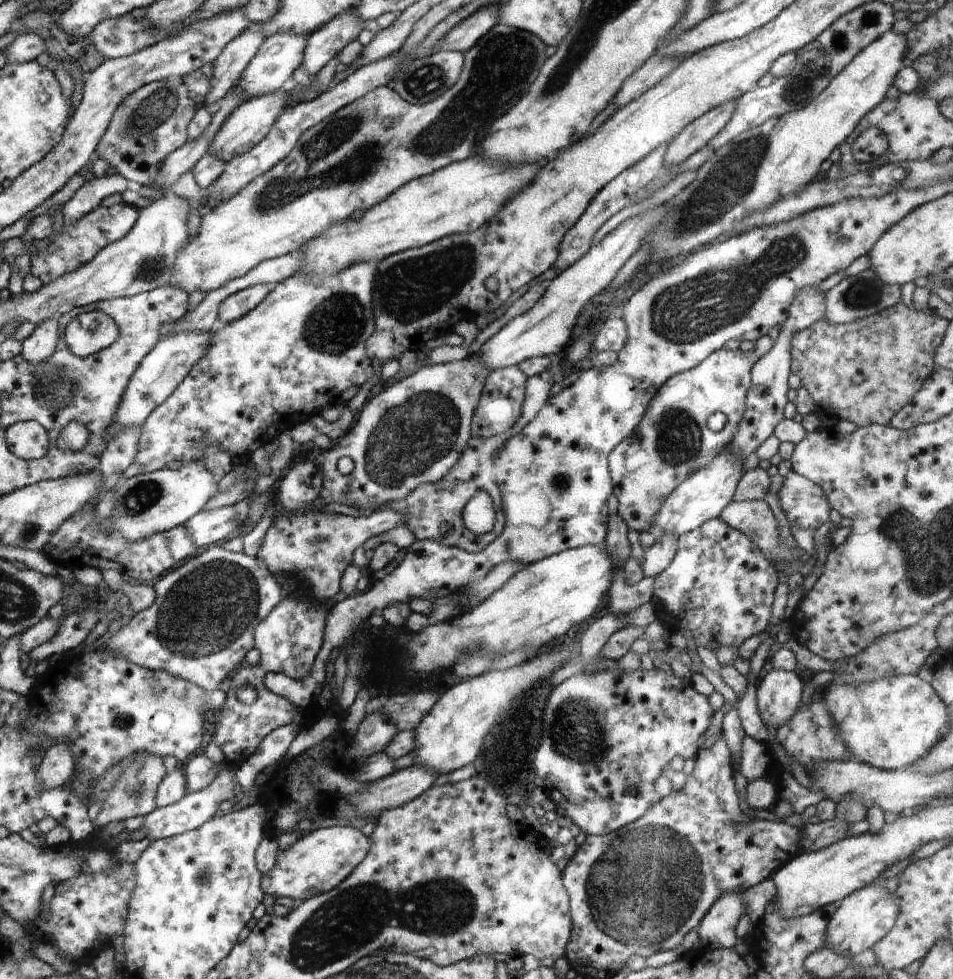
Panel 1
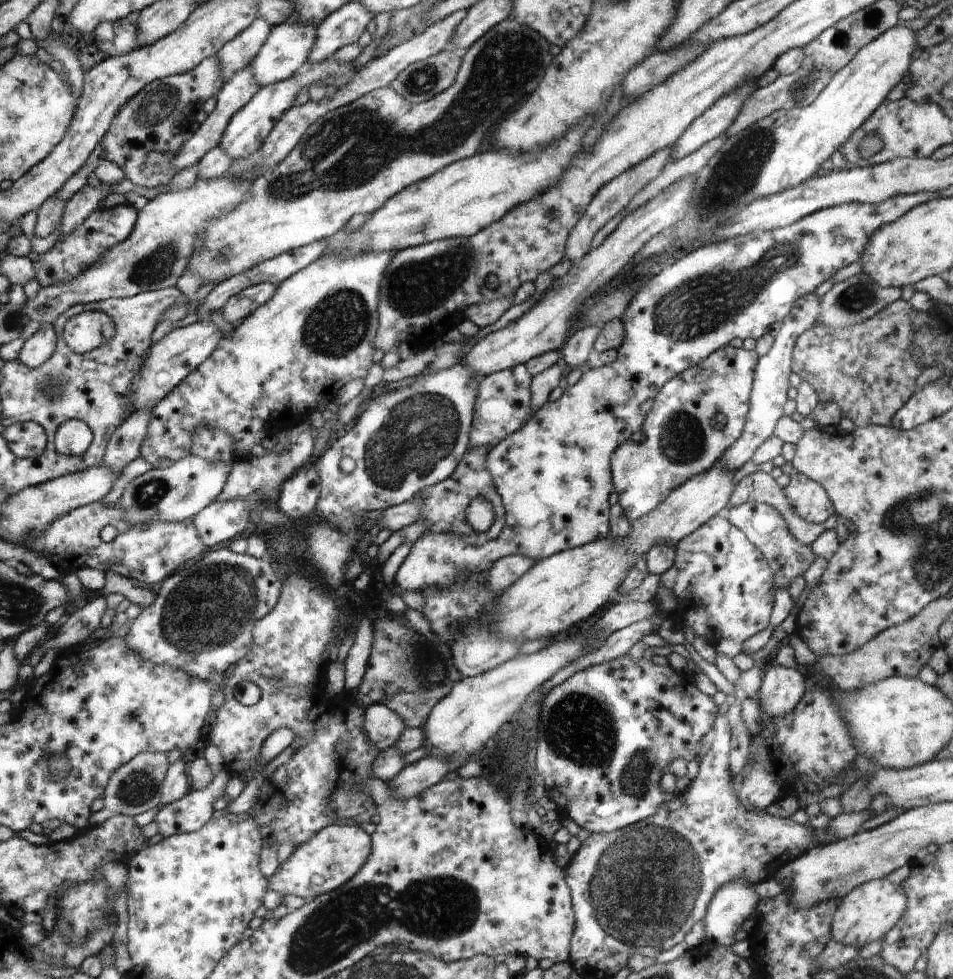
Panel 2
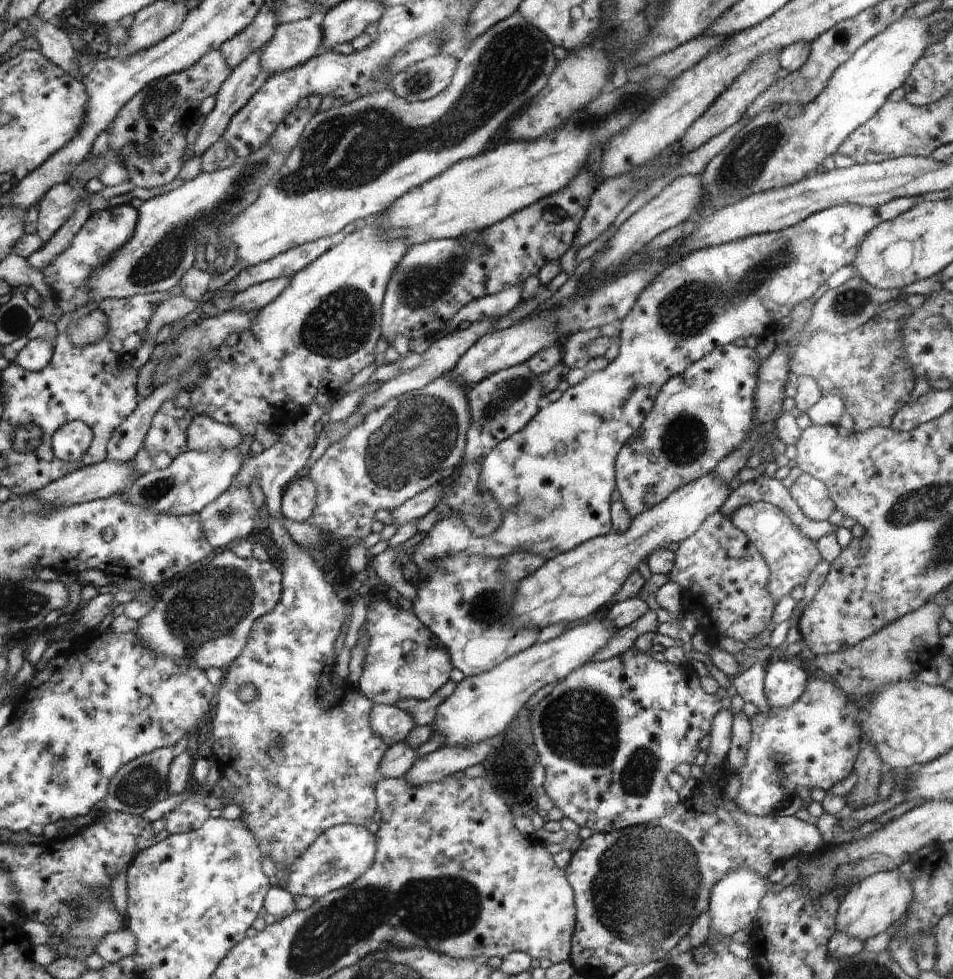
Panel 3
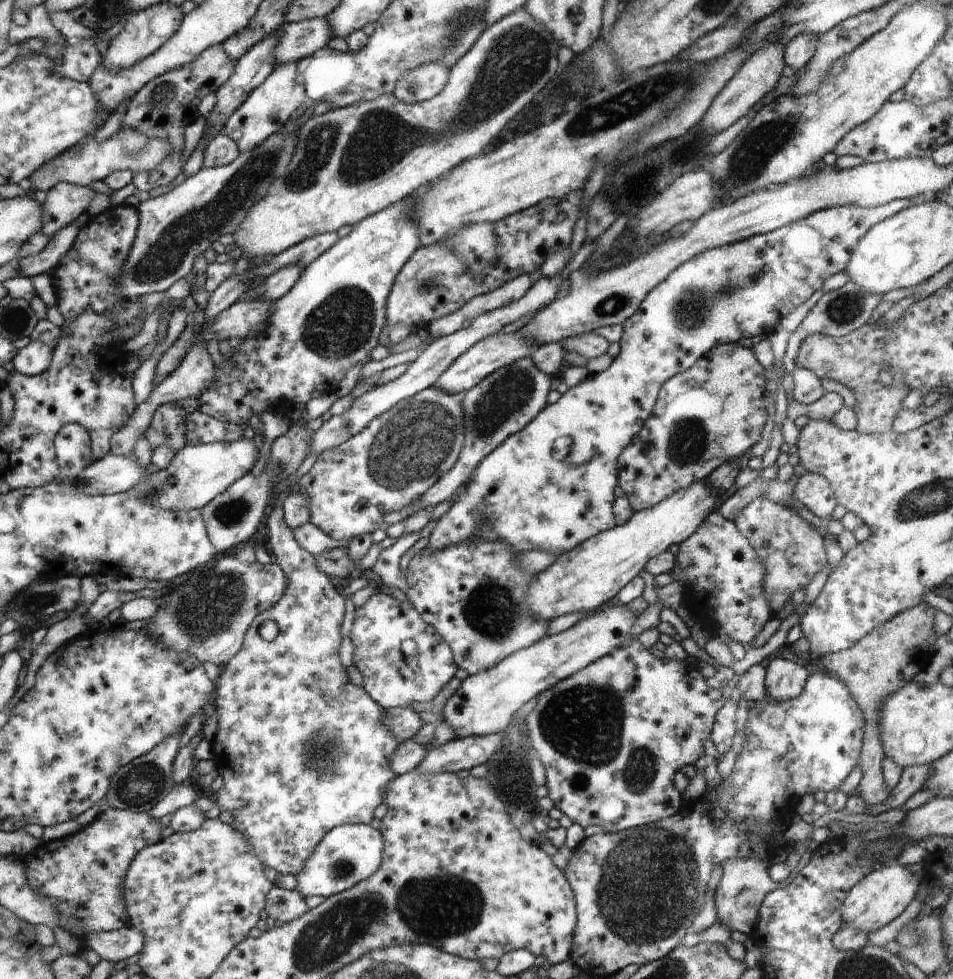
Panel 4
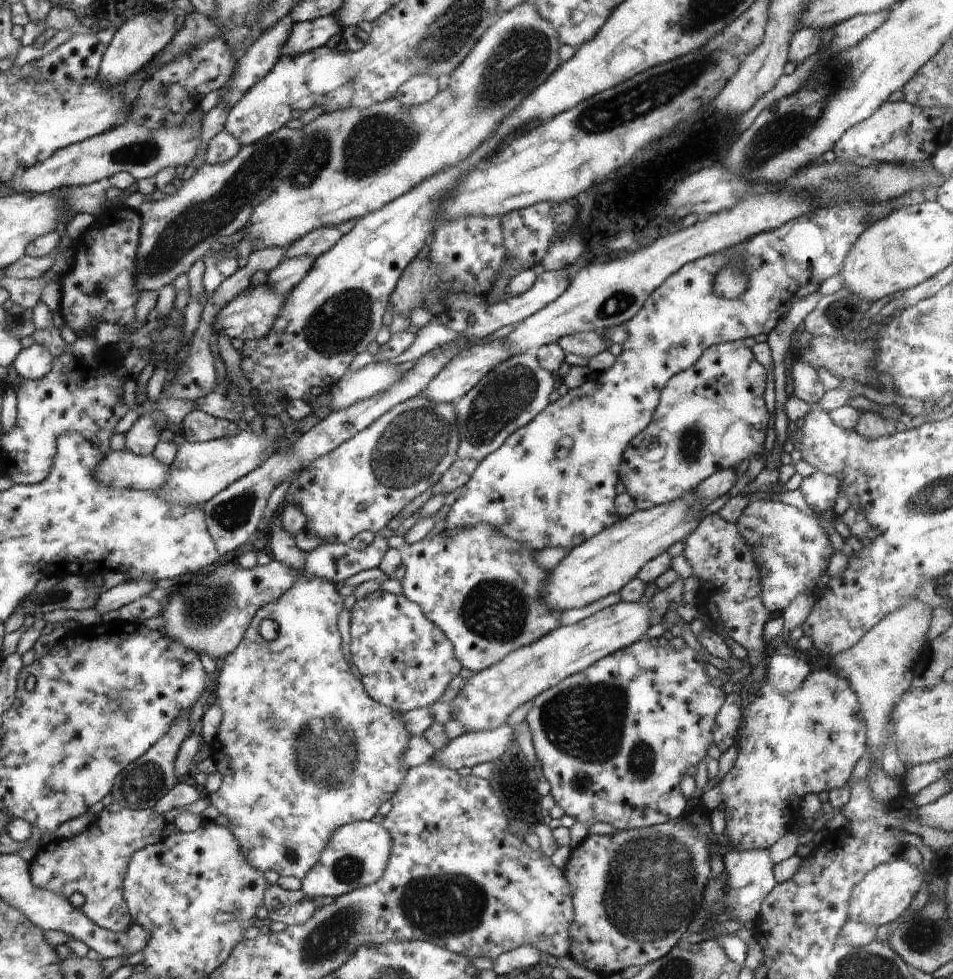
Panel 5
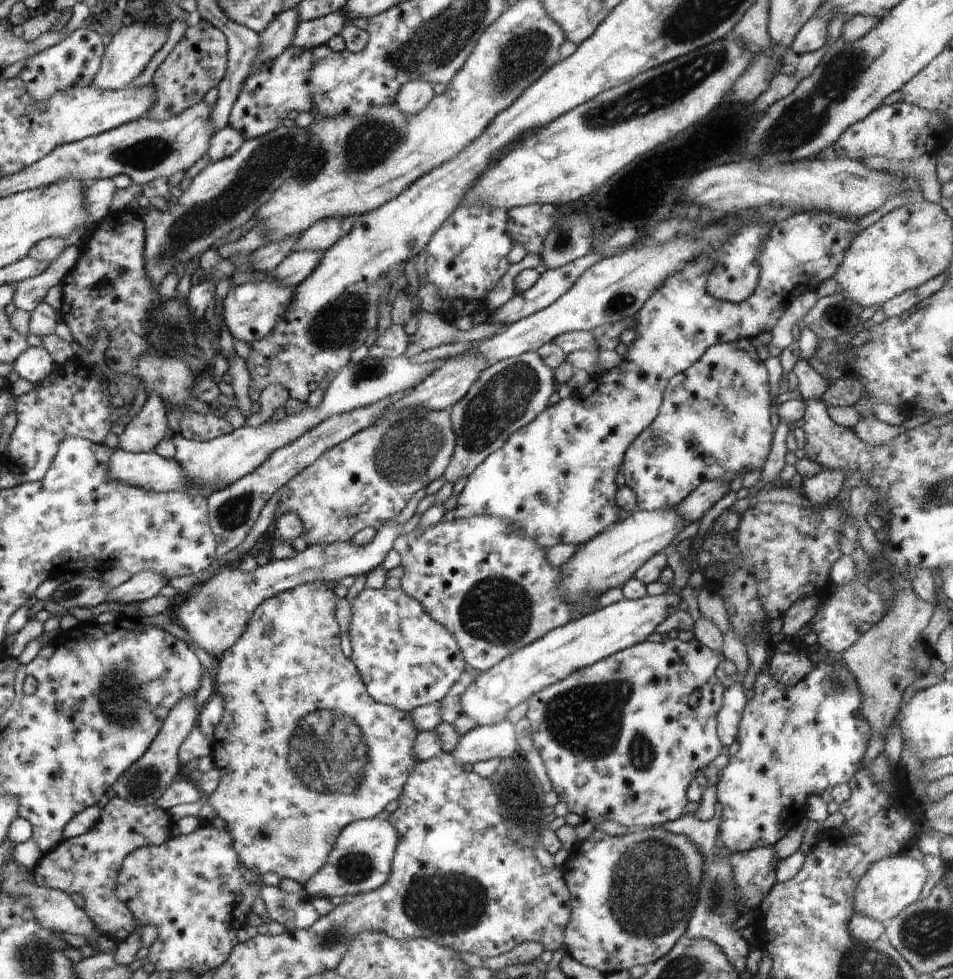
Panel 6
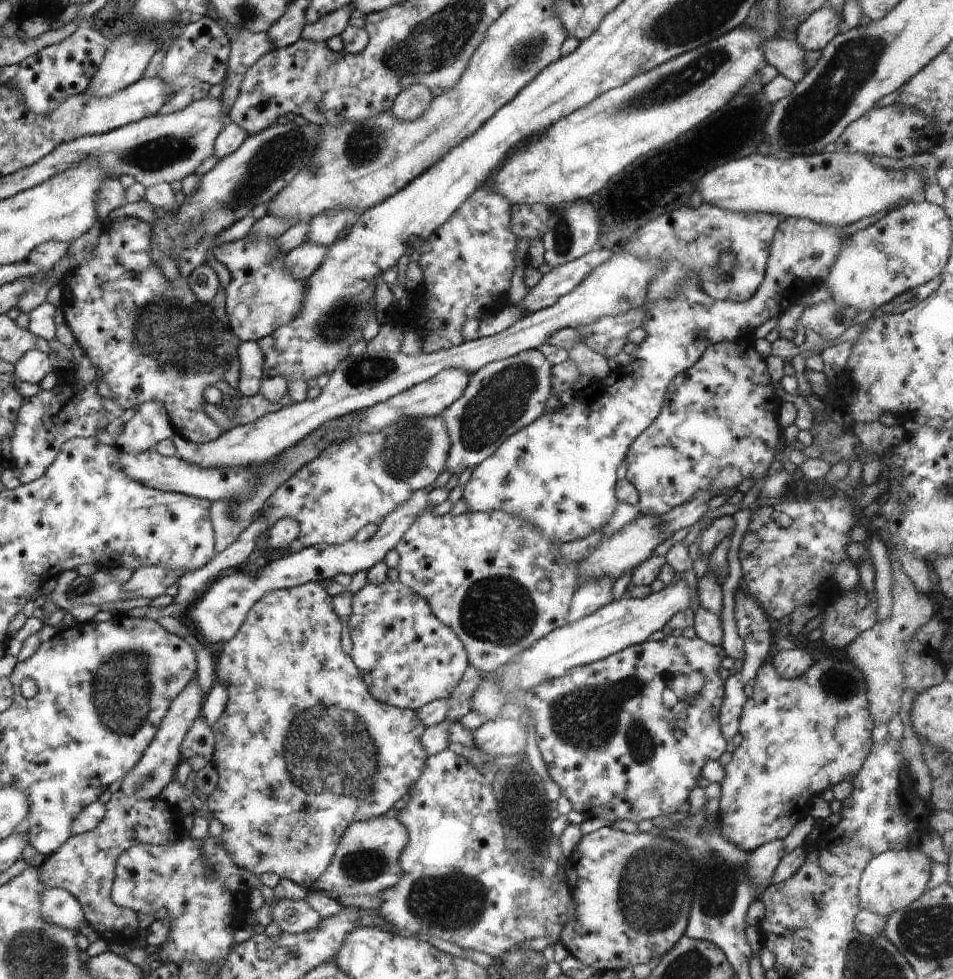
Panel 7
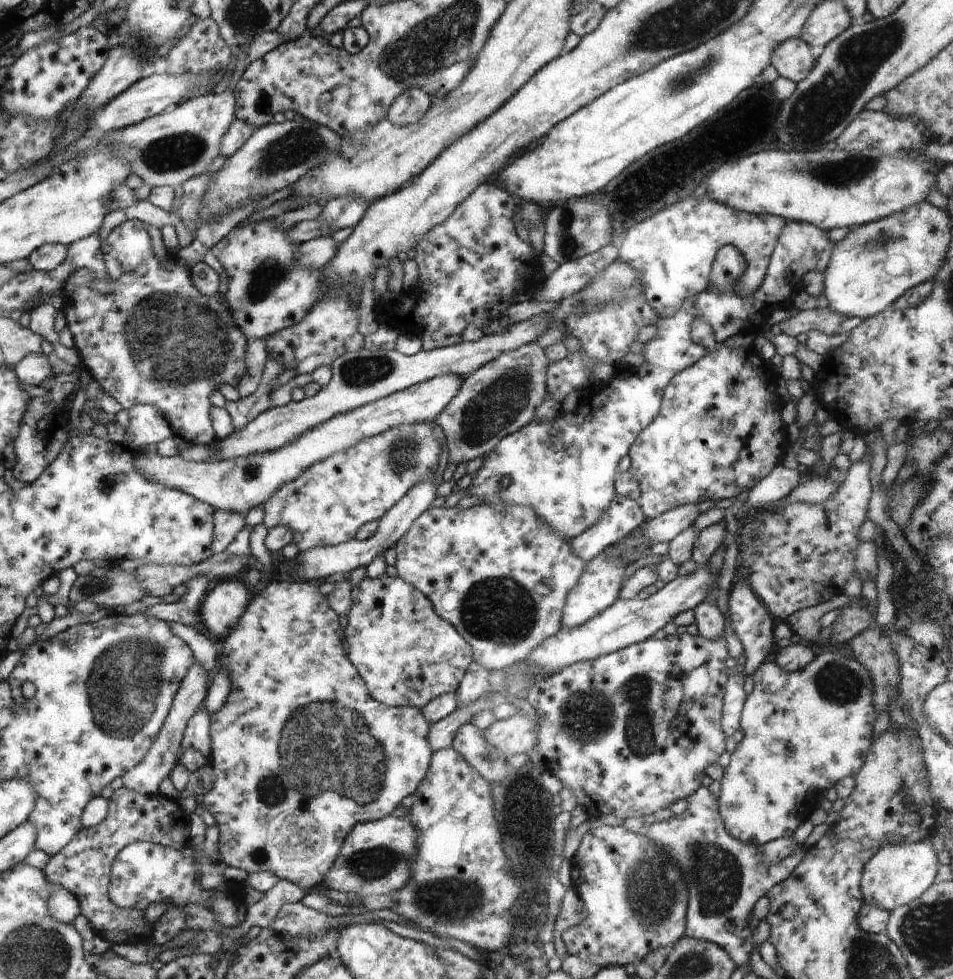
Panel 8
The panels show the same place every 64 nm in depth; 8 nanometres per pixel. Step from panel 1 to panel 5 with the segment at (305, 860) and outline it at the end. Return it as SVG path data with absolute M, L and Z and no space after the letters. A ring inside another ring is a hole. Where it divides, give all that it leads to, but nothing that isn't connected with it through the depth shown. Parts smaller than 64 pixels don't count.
M356 821L340 826L332 836L326 848L322 850L318 864L306 872L300 880L300 890L311 900L318 896L337 898L360 886L374 884L386 870L388 858L392 848L392 836L386 832L382 823L372 821Z

